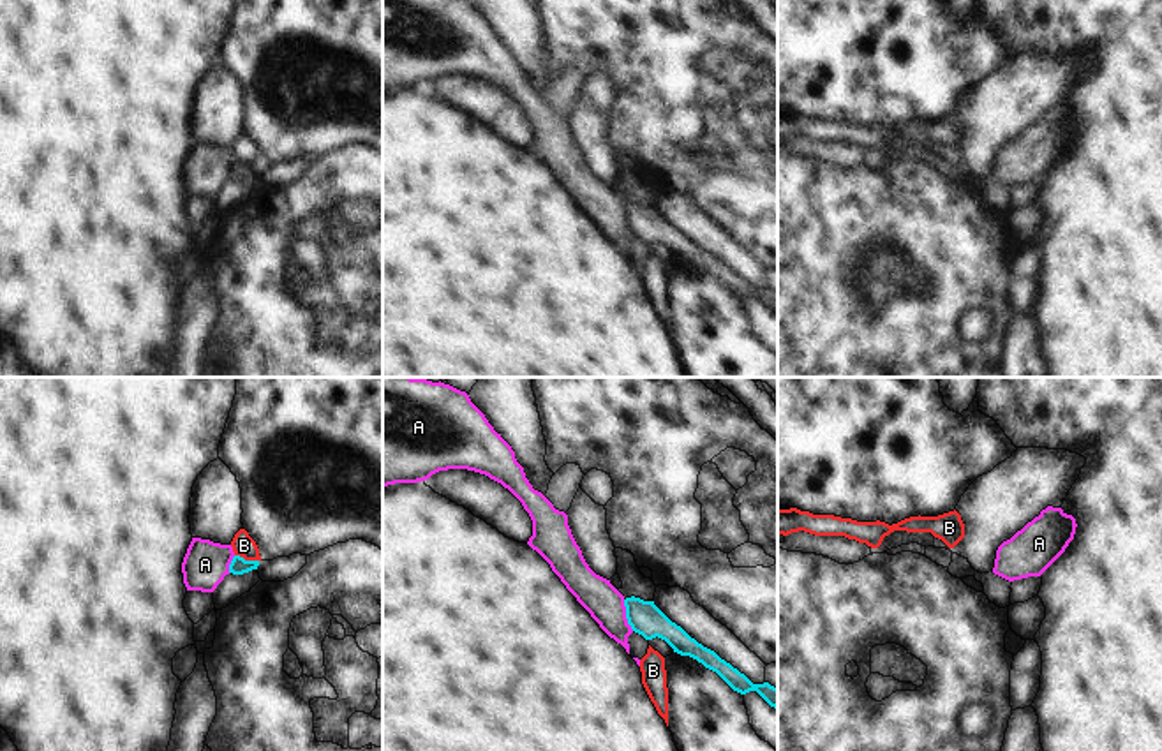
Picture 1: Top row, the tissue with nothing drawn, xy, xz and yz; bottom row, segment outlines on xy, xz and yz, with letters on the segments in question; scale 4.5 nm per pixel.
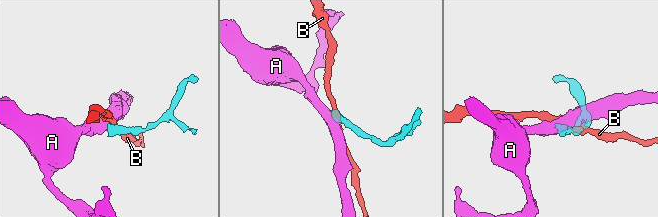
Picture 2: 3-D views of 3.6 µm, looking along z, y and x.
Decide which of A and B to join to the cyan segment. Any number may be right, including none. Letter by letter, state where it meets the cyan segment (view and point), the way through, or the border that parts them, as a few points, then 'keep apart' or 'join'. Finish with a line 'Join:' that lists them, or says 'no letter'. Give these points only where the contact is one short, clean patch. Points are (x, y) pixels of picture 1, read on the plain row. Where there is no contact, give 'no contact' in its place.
A: xz (626, 221) | along xz (623, 205), (626, 228), (633, 235) | keep apart
B: xy (247, 166) | along xy (235, 159), (258, 166) | keep apart
Join: no letter

